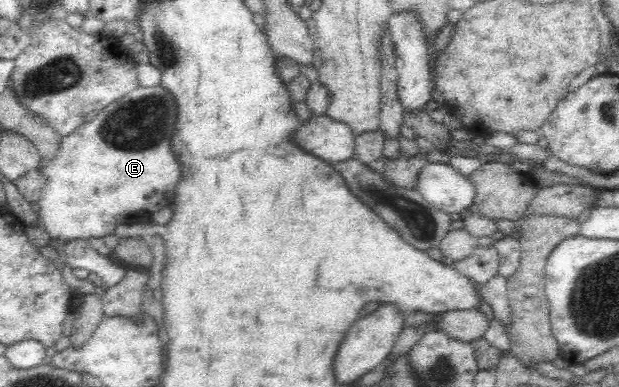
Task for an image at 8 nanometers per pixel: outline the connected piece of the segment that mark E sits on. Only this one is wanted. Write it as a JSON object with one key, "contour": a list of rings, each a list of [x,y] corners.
{"contour":[[[141,85],[132,90],[129,94],[118,98],[109,106],[106,106],[94,119],[87,121],[71,136],[62,138],[59,150],[53,160],[48,161],[42,159],[38,169],[46,177],[46,183],[41,192],[41,196],[36,204],[38,214],[43,219],[45,230],[49,233],[51,239],[59,239],[64,242],[75,239],[87,238],[101,238],[110,234],[114,234],[115,229],[119,224],[133,224],[133,223],[148,223],[151,224],[151,215],[162,208],[169,207],[172,198],[175,194],[175,186],[179,183],[181,178],[181,165],[175,159],[175,155],[171,153],[171,138],[175,133],[175,99],[171,97],[171,93],[167,89],[163,89],[161,85],[152,87],[143,87]]]}

